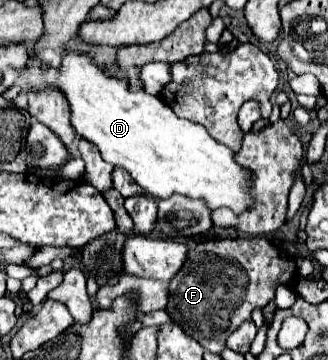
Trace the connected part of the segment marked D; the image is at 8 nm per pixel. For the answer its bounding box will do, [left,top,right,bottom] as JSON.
[21,51,255,215]

